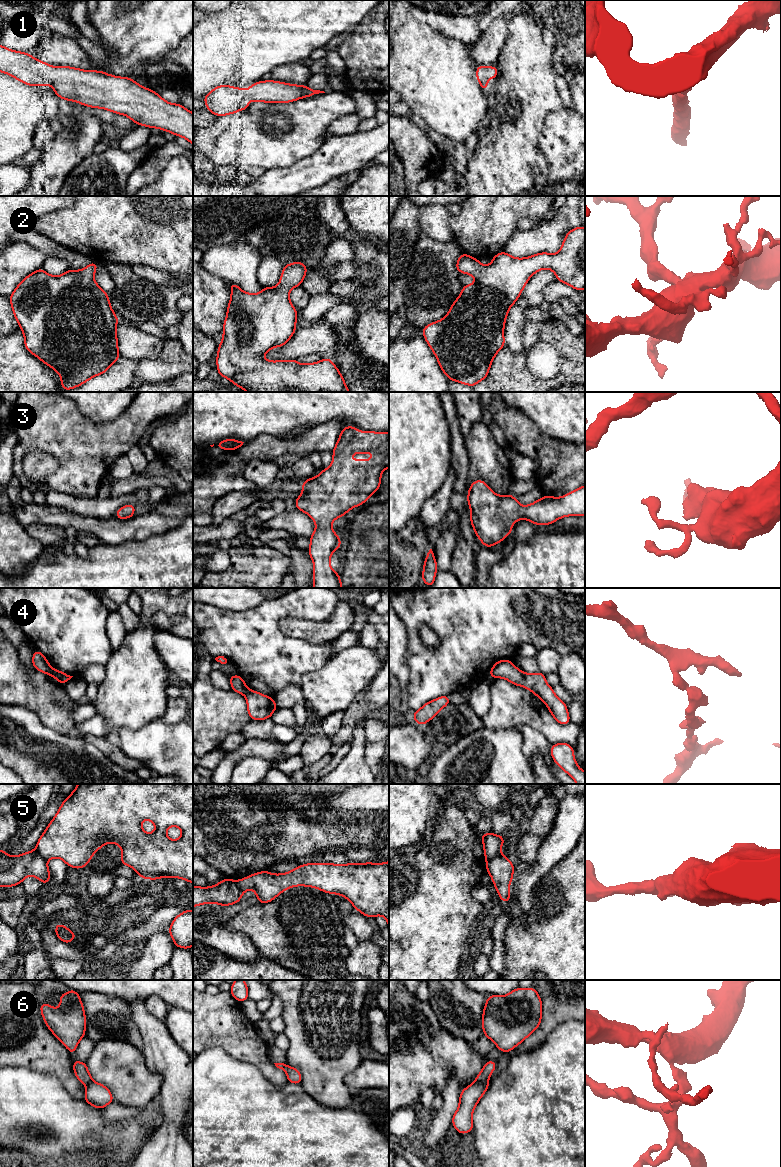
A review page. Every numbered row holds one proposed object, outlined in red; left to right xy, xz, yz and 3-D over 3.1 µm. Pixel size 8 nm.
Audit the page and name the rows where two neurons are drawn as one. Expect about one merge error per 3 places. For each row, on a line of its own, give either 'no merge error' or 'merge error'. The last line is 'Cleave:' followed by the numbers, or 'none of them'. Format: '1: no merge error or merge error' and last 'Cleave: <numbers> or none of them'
1: no merge error
2: no merge error
3: no merge error
4: merge error
5: merge error
6: merge error
Cleave: 4, 5, 6

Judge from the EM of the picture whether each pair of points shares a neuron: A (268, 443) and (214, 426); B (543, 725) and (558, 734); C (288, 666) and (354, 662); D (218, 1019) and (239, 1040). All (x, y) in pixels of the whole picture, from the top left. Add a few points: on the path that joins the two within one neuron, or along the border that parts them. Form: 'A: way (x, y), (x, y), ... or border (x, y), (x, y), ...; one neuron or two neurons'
A: border (276, 436), (261, 434), (244, 442); two neurons
B: way (547, 726), (554, 732); one neuron
C: border (335, 653), (320, 668), (303, 673); two neurons
D: way (223, 1024), (234, 1035); one neuron

